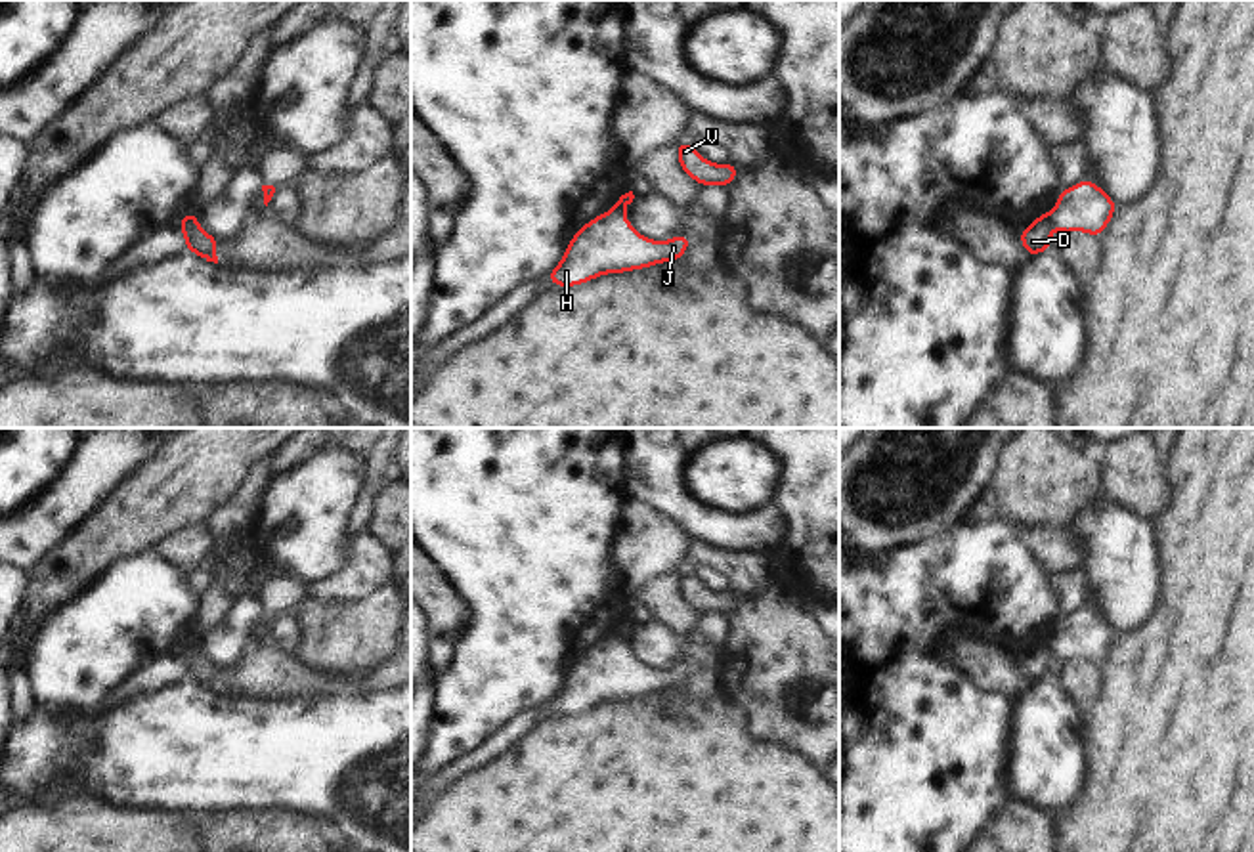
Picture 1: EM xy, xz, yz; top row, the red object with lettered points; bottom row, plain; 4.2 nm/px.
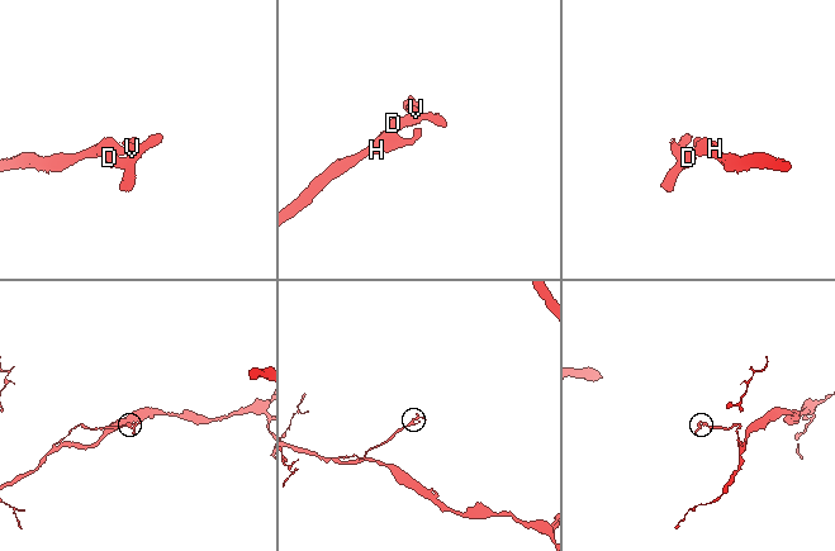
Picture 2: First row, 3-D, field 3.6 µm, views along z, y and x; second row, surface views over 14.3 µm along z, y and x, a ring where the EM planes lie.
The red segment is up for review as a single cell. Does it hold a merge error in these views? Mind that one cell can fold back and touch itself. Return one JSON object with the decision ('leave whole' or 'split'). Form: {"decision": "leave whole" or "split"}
{"decision": "split"}

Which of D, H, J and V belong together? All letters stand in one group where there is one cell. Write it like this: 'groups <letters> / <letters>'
groups D V / H J

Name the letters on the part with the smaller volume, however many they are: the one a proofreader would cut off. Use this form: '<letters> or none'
D, V

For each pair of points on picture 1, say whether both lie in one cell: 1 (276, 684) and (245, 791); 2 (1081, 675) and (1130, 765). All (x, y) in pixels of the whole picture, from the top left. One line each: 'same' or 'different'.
1: different
2: different

